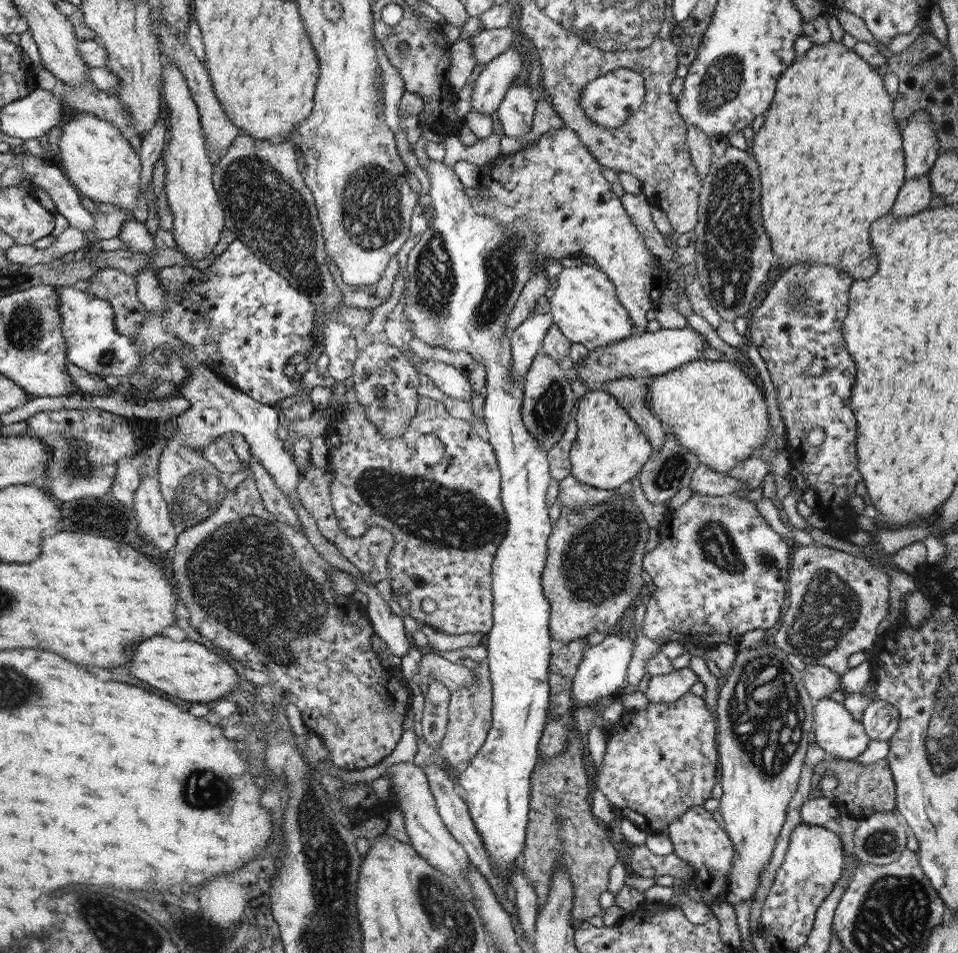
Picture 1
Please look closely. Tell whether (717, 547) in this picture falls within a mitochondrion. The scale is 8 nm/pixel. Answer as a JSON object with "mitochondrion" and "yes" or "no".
{"mitochondrion":"yes"}

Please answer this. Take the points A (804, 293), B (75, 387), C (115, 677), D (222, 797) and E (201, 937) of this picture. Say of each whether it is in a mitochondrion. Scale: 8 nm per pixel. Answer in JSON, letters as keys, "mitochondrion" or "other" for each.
{"A":"mitochondrion","B":"other","C":"other","D":"mitochondrion","E":"other"}

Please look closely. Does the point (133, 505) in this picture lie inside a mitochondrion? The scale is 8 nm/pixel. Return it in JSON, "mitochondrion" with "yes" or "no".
{"mitochondrion":"no"}

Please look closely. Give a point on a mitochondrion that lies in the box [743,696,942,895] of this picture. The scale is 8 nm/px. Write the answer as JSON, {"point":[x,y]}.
{"point":[884,842]}

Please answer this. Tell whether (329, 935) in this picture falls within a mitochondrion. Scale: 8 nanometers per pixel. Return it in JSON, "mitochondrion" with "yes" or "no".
{"mitochondrion":"yes"}

